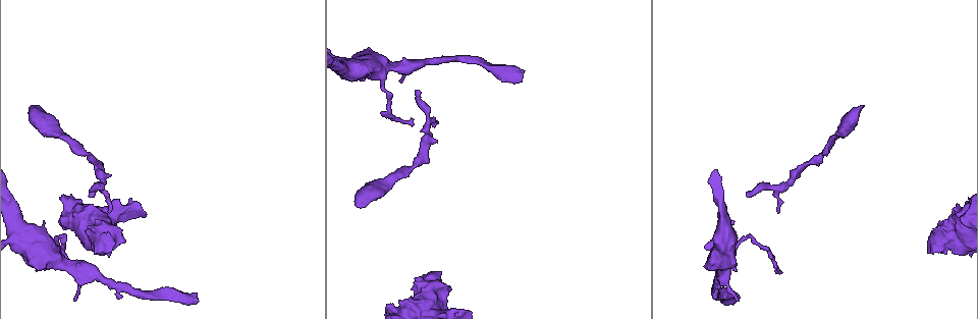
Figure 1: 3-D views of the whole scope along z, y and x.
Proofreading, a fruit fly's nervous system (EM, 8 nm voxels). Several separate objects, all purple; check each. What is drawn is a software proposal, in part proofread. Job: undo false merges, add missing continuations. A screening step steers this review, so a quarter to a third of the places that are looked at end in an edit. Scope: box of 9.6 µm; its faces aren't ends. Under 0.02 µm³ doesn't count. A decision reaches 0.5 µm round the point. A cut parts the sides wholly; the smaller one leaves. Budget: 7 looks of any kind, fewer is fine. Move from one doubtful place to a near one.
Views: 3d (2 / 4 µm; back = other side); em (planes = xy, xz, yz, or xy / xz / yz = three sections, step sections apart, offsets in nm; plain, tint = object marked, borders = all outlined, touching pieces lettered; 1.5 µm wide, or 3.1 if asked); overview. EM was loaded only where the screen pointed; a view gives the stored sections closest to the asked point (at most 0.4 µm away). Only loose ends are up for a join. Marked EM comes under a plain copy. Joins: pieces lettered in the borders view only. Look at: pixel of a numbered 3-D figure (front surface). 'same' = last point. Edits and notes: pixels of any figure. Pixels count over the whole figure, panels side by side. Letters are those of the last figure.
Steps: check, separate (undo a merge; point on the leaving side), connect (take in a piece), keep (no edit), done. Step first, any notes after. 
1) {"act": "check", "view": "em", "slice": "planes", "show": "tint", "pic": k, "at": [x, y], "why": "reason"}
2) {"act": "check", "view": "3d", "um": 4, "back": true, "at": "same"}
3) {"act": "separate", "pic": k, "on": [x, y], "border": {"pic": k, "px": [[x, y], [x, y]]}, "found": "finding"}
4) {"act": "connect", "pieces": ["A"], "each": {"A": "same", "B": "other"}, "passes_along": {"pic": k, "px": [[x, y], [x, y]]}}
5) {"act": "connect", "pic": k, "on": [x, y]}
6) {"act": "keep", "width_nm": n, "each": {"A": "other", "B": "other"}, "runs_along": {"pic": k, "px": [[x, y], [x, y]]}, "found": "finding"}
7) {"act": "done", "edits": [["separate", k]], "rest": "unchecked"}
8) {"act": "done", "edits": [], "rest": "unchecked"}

{"act": "check", "view": "3d", "um": 2, "pic": 1, "at": [523, 73], "why": "branch stops here"}

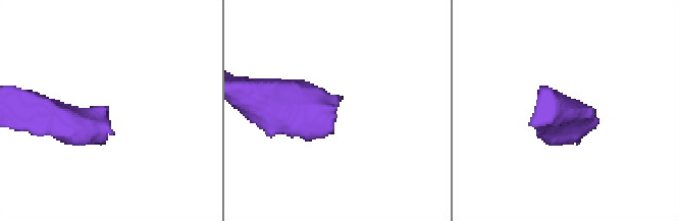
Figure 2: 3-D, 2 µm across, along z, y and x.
{"act": "check", "view": "em", "slice": "xz", "step": 8, "show": "borders", "pic": 2, "at": [335, 105]}

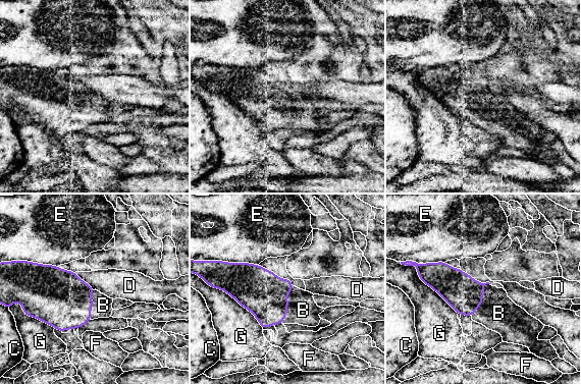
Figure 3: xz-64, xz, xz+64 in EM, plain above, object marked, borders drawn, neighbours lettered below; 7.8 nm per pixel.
{"act": "check", "view": "em", "slice": "planes", "show": "borders", "at": "same", "why": "another direction"}

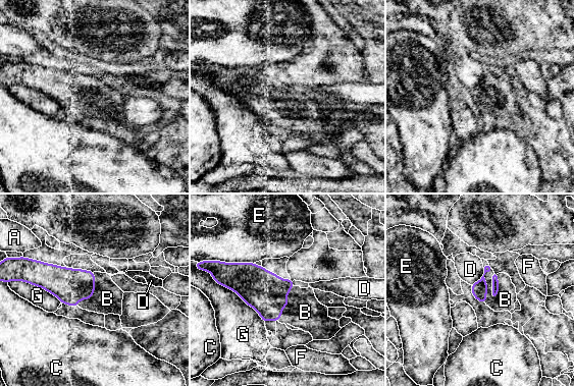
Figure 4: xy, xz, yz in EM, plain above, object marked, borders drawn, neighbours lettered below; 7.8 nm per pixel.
{"act": "connect", "pieces": ["B"], "width_nm": 150, "each": {"A": "other", "B": "same", "C": "other", "D": "other", "E": "other", "F": "other", "G": "other"}, "found": "the neuron continues"}

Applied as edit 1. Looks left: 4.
{"act": "check", "view": "overview"}

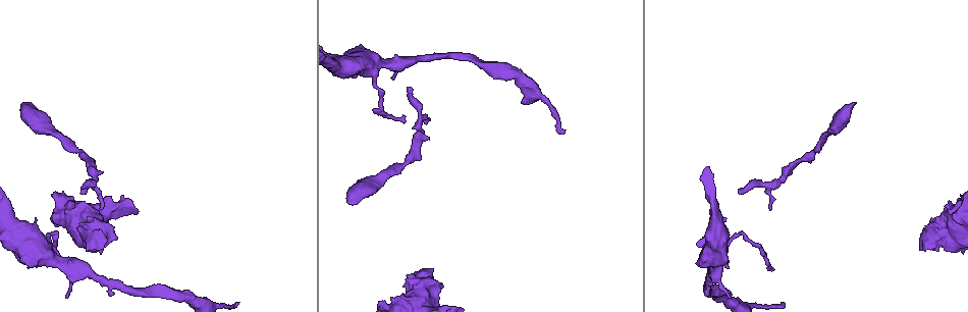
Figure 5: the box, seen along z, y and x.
{"act": "check", "view": "em", "slice": "yz", "step": 8, "show": "tint", "pic": 5, "at": [564, 130], "why": "branch stops here"}

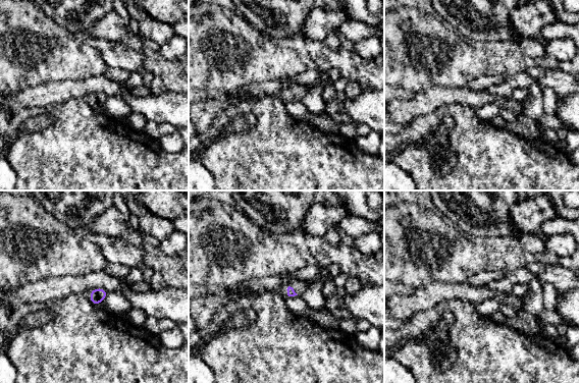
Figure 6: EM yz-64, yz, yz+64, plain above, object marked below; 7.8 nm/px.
{"act": "check", "view": "em", "slice": "planes", "show": "borders", "at": "same"}

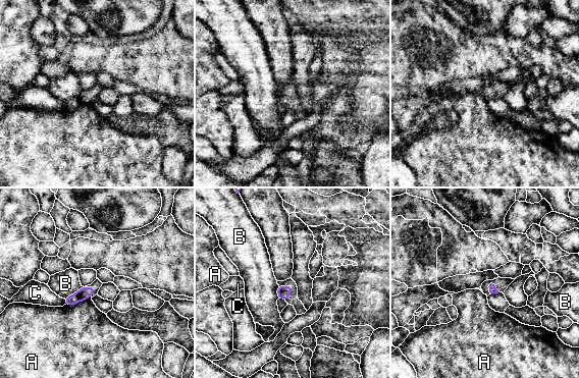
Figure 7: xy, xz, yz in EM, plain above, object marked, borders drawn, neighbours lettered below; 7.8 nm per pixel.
{"act": "keep", "longest_contact_nm": ["A", 220], "each": {"A": "other", "B": "other", "C": "other"}, "found": "none of them fits"}

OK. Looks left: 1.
{"act": "done", "edits": [["connect", 4]], "rest": "unchecked"}

